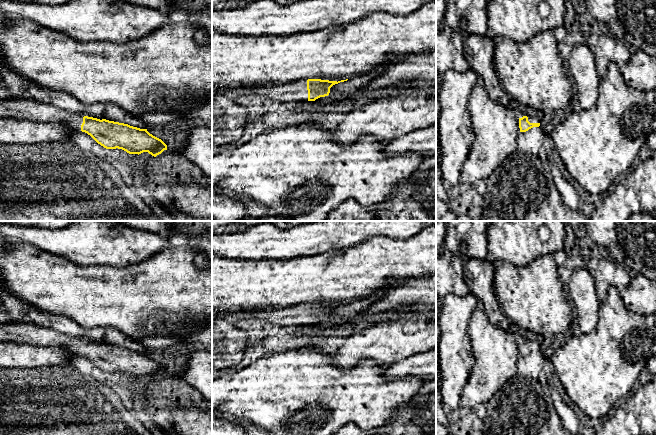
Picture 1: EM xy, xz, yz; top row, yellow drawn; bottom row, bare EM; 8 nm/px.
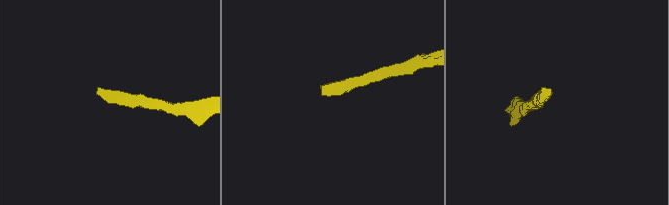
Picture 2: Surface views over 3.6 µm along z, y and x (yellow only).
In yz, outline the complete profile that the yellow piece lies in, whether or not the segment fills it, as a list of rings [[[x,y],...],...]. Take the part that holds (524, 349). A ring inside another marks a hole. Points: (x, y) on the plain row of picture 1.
[[[520,340],[519,352],[520,356],[526,356],[533,351],[540,350],[540,343],[532,340]]]

